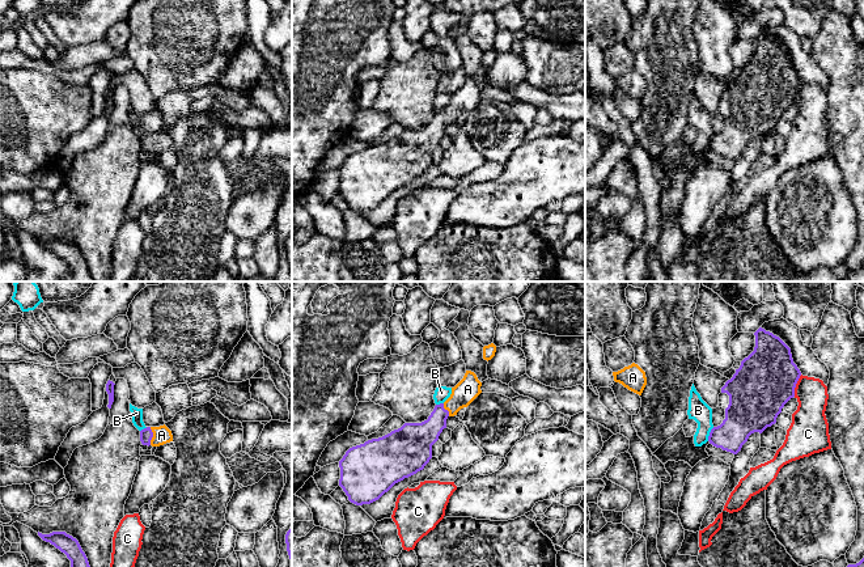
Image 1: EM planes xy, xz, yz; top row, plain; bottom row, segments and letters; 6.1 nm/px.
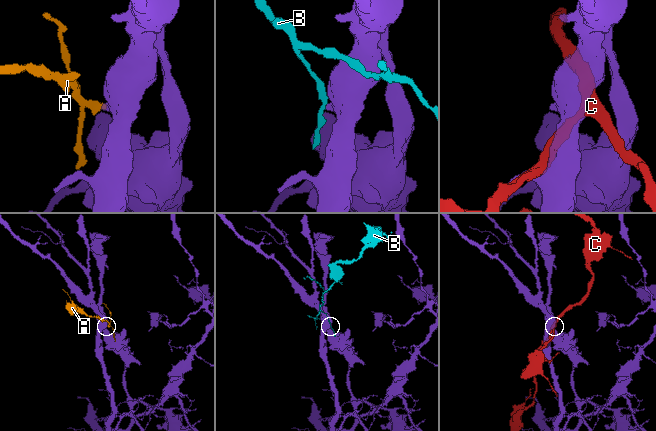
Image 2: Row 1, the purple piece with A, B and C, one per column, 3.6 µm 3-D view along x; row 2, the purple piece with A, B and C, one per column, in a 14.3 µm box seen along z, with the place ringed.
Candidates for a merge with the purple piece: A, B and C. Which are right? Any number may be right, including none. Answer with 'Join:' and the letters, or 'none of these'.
Join: A

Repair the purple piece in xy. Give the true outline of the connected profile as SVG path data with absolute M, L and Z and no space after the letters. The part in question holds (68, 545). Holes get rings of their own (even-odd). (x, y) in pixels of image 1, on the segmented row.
M38 532L38 536L64 553L71 560L71 567L90 567L79 541L72 536L65 532L52 532L50 534L42 534Z

